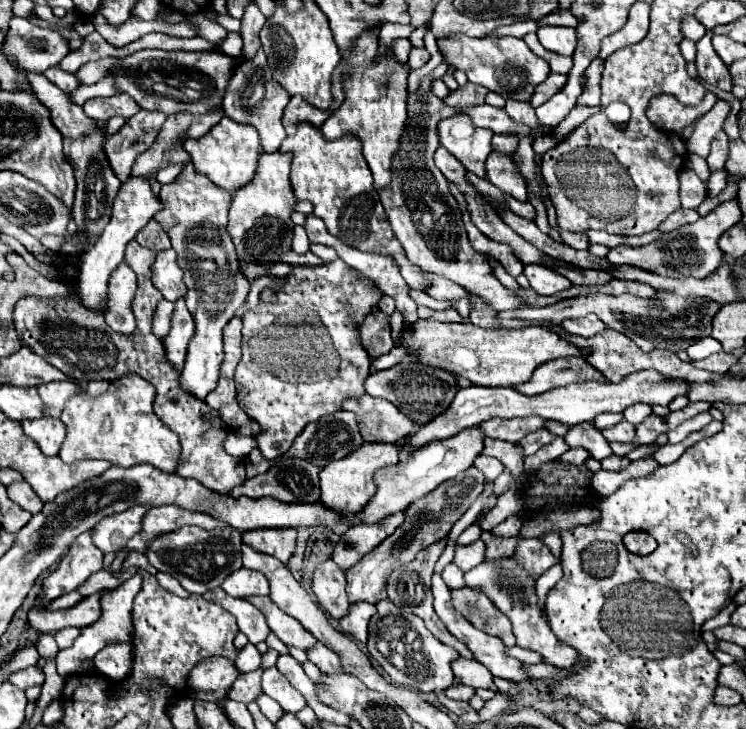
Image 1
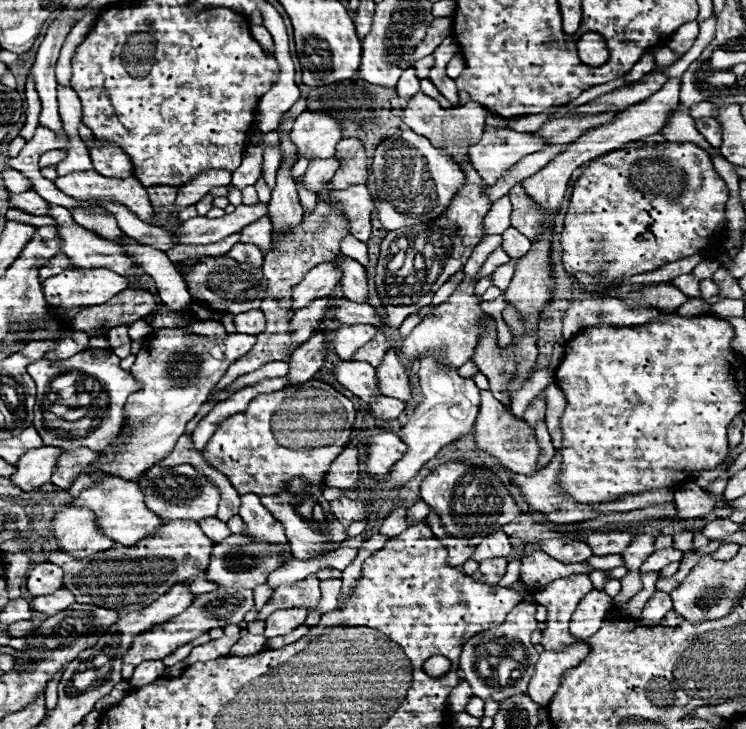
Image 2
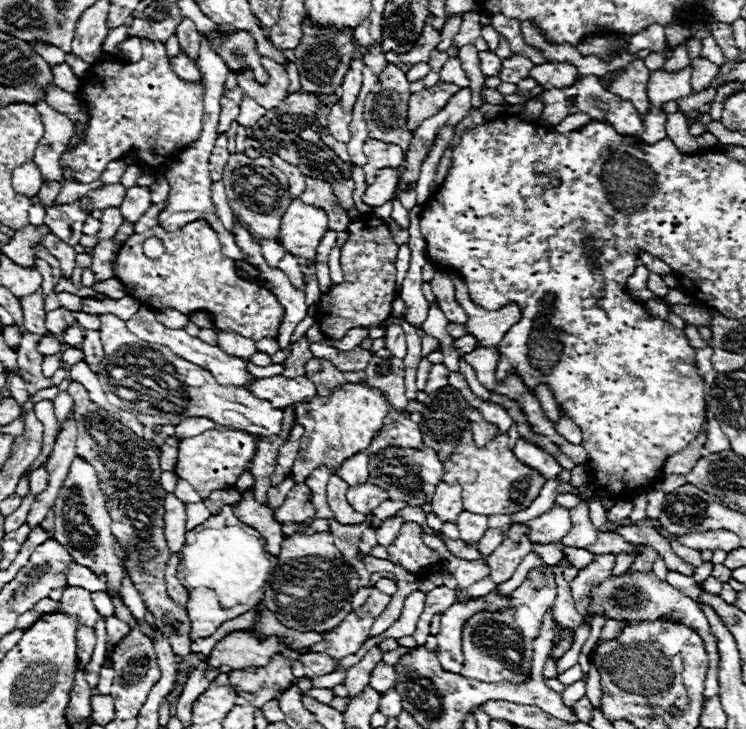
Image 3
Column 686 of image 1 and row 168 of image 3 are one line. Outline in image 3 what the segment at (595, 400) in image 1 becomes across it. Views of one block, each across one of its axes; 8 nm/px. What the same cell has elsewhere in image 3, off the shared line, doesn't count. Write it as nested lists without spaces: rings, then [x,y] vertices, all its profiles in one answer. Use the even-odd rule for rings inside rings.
[[[382,168],[380,174],[376,176],[374,184],[370,184],[366,188],[364,202],[372,208],[382,206],[384,202],[388,202],[392,198],[396,184],[398,184],[398,172],[394,168]]]

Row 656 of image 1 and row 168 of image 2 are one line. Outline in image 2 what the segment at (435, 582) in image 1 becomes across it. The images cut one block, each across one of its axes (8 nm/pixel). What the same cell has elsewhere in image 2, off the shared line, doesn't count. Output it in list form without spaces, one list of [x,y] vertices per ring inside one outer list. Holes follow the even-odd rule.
[[[508,128],[490,130],[470,148],[470,160],[478,170],[482,184],[494,184],[524,156],[544,150],[544,146],[544,138],[530,132],[514,132]]]

